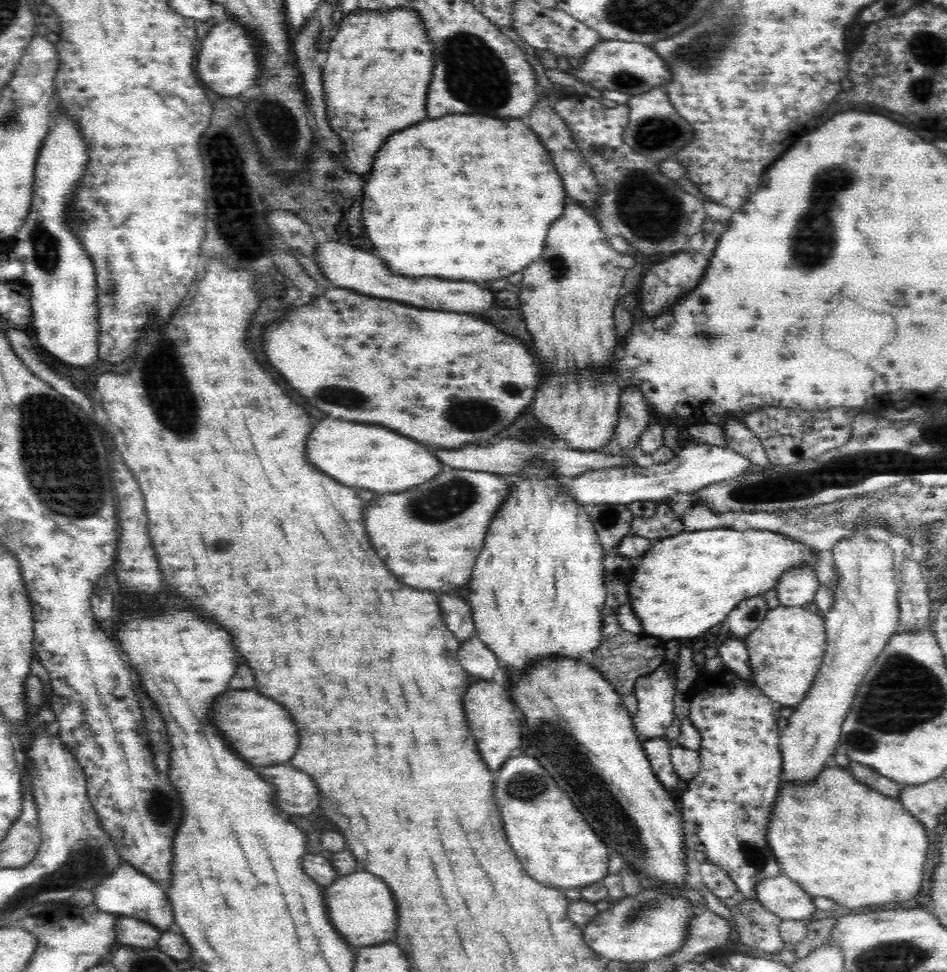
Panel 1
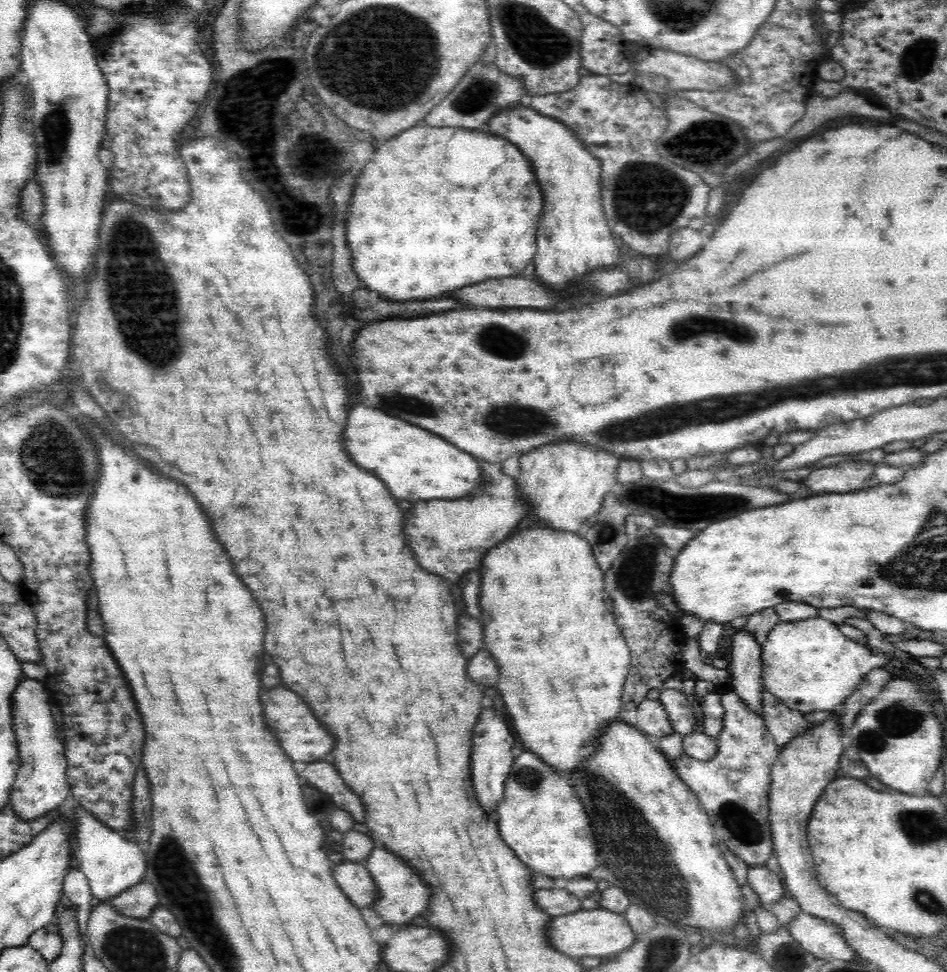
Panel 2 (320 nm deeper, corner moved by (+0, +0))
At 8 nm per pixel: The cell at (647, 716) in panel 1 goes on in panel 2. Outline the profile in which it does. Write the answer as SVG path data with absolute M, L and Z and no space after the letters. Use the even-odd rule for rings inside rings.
M660 688L658 700L664 705L673 729L682 737L692 734L698 726L699 714L696 713L691 701L681 691Z

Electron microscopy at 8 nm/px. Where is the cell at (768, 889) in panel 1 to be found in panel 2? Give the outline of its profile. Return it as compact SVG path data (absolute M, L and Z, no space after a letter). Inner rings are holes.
M749 865L747 882L766 907L785 897L783 877L765 865Z

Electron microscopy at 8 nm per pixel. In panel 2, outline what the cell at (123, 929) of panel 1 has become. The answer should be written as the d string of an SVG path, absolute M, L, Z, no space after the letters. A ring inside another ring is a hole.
M144 878L140 884L126 890L110 900L112 908L121 916L135 920L148 920L153 910L159 906L156 889Z

